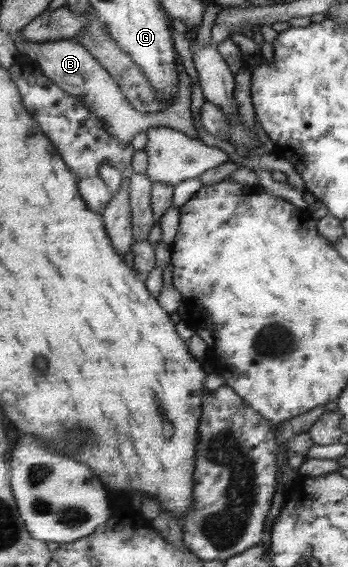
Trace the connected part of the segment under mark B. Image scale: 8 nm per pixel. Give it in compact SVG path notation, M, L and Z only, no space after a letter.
M62 40L62 42L47 42L47 43L26 43L22 47L22 54L25 54L30 58L40 64L43 72L54 80L61 88L64 88L70 95L77 97L80 101L84 102L89 110L94 115L98 115L98 119L104 123L104 129L107 129L113 136L116 136L123 144L131 144L134 136L142 130L150 130L154 127L166 127L166 129L180 130L183 131L187 136L191 138L198 139L196 129L194 128L194 119L192 119L192 79L186 71L186 67L182 65L182 59L178 58L177 70L179 71L179 86L177 89L180 91L179 95L173 99L171 106L164 108L163 111L153 112L152 114L148 112L140 112L128 101L128 98L124 95L121 87L118 85L116 79L114 79L108 70L100 63L92 53L88 51L88 48L84 47L83 44L74 42L72 40Z

